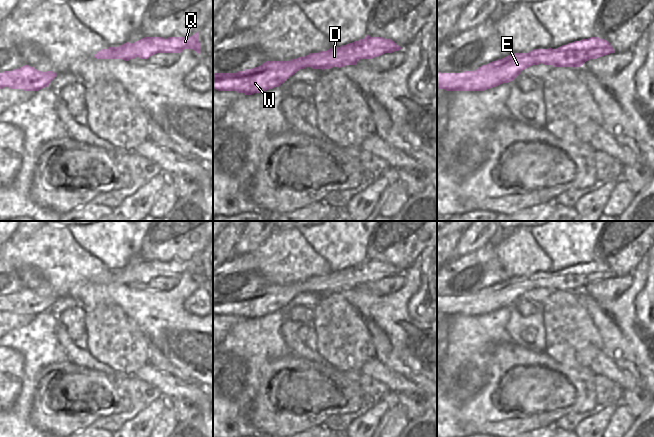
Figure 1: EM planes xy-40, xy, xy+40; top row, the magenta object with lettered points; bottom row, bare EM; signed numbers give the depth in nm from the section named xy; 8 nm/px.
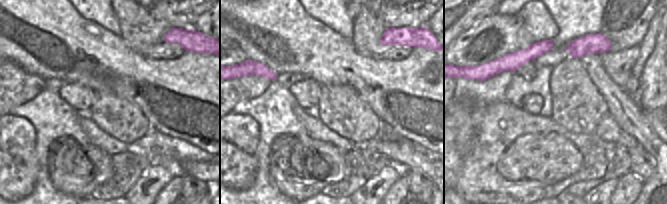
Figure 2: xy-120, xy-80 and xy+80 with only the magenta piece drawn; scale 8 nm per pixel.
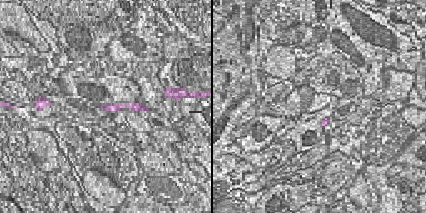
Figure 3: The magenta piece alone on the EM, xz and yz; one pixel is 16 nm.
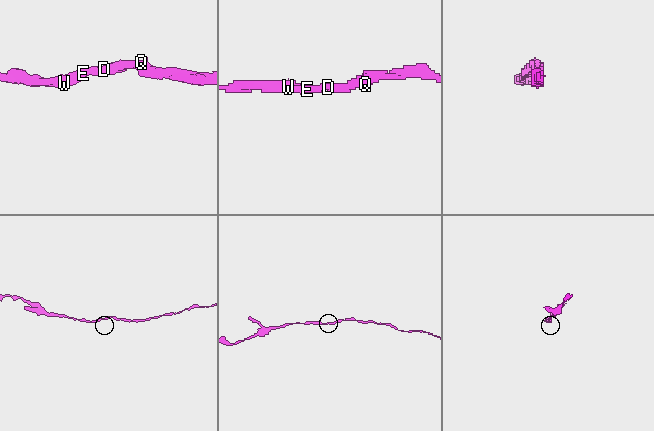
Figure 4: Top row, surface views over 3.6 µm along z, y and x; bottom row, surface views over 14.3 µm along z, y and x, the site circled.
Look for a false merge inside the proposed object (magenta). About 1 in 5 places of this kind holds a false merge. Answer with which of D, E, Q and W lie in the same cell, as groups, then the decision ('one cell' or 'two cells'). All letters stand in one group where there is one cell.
groups D E Q W; one cell

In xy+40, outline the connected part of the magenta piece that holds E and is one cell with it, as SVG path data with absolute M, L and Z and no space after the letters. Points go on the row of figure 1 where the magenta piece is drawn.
M590 37L562 45L556 49L534 49L528 53L510 55L482 65L474 71L440 73L437 71L437 89L446 91L484 91L513 81L524 69L538 65L580 67L590 59L615 53L611 44L598 37Z

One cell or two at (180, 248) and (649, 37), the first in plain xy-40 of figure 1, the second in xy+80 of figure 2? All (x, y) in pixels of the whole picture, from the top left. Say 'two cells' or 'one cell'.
two cells

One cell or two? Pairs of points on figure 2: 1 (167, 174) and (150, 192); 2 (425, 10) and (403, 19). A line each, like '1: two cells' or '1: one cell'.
1: one cell
2: one cell

